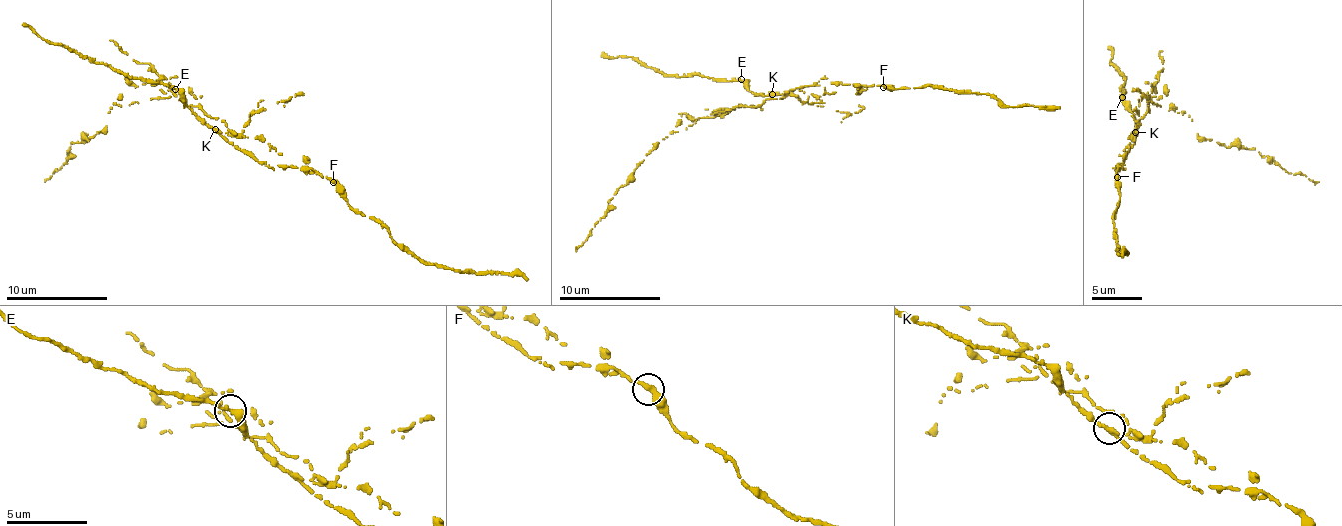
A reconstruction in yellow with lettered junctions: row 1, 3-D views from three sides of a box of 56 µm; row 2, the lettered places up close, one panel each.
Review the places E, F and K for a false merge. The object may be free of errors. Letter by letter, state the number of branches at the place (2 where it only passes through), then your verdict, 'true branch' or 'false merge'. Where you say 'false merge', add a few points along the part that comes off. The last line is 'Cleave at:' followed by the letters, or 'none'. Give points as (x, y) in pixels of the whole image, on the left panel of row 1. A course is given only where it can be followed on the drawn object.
E: branches 2; true branch
F: branches 2; true branch
K: branches 2; false merge; course (215, 128), (224, 121), (172, 94), (129, 104), (117, 99), (105, 129), (71, 144), (45, 180)
Cleave at: K

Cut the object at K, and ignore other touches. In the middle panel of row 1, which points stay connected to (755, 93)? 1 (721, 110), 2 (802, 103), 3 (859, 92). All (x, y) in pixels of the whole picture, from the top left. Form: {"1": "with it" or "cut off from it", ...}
{"1": "cut off from it", "2": "cut off from it", "3": "with it"}

